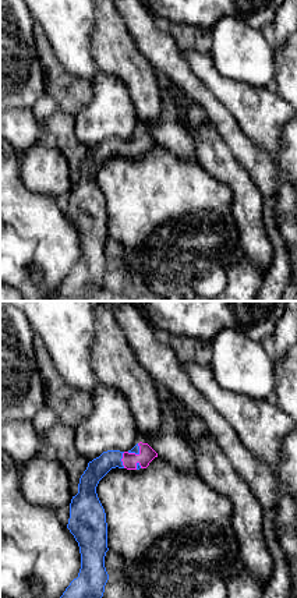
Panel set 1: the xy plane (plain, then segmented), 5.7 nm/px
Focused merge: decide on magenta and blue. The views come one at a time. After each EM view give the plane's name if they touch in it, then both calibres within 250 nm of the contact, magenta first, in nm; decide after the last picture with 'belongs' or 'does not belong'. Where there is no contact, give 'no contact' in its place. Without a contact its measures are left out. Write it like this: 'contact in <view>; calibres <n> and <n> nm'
contact in xy; calibres 90 and 120 nm

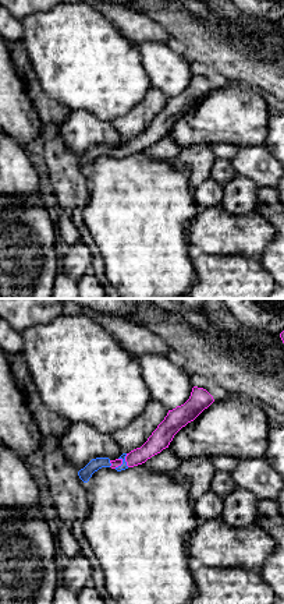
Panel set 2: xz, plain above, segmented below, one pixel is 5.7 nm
contact in xz; calibres 50 and 40 nm

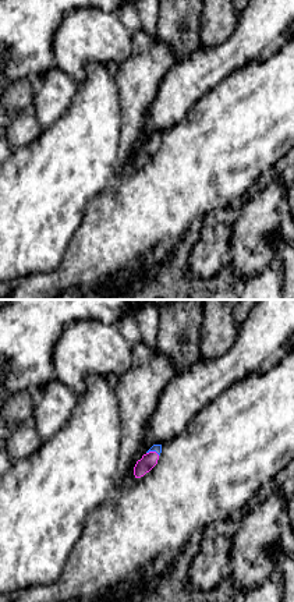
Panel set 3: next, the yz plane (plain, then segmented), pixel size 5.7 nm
contact in yz; calibres 90 and 50 nm

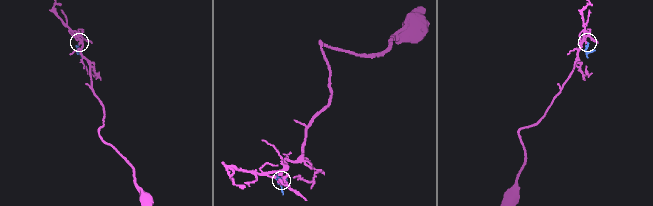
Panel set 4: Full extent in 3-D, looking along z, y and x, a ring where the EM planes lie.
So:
belongs

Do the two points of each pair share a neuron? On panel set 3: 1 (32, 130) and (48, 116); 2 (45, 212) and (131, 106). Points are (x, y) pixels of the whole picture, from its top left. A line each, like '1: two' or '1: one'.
1: two
2: two

